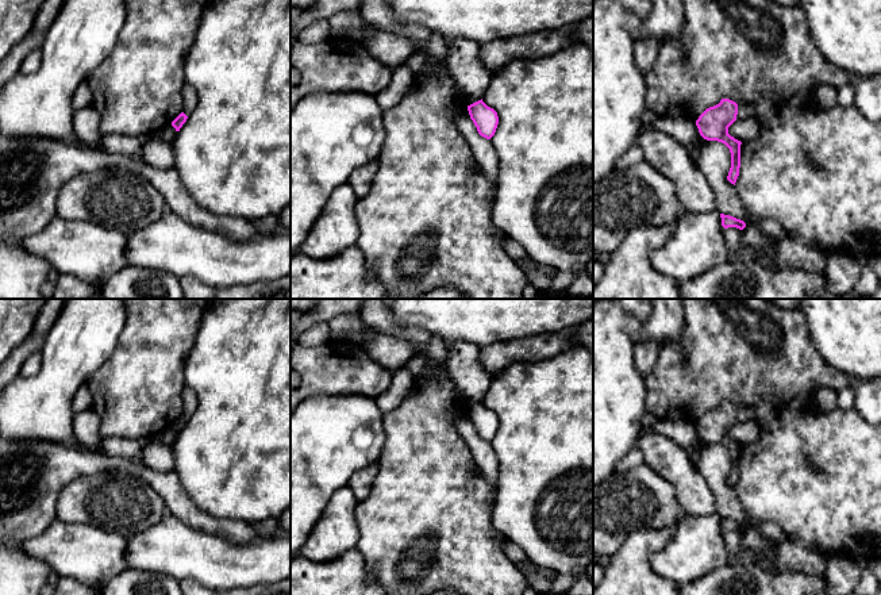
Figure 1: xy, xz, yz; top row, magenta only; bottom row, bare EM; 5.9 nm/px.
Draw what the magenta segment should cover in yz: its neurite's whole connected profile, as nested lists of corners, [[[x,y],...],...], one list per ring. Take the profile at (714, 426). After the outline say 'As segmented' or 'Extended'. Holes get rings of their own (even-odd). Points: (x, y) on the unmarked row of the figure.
[[[722,402],[719,407],[707,411],[696,423],[700,438],[707,444],[724,446],[731,456],[731,471],[727,483],[735,488],[740,471],[742,445],[728,437],[728,430],[736,423],[738,407]]]. As segmented

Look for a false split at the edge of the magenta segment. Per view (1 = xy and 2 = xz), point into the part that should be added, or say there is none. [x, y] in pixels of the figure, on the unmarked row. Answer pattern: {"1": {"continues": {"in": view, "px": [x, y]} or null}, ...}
{"1": {"continues": null}, "2": {"continues": null}}

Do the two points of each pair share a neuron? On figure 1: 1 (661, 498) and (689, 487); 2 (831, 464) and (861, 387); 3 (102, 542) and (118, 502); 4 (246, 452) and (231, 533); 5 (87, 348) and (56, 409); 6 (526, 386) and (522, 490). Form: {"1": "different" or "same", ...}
{"1": "different", "2": "different", "3": "different", "4": "different", "5": "same", "6": "same"}

